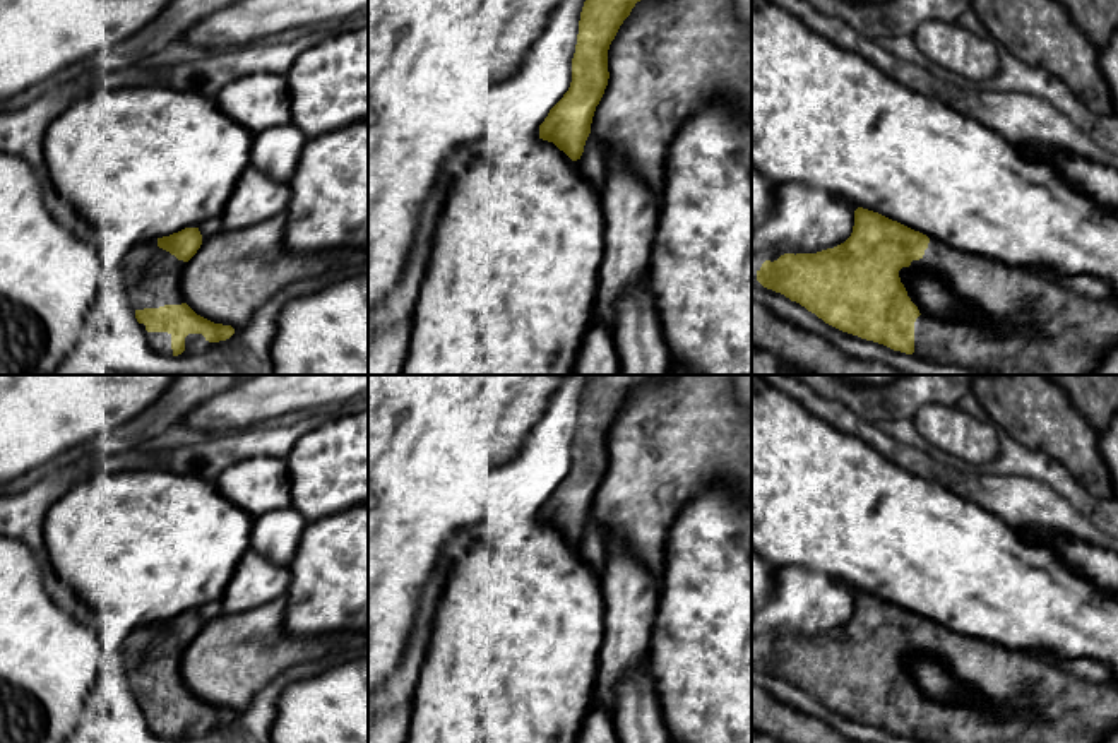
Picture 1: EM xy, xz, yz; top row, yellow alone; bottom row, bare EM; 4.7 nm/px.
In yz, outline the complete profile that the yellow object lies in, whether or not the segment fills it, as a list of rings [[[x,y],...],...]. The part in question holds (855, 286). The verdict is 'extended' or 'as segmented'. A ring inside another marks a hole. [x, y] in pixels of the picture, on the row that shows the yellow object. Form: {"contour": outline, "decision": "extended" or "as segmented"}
{"contour": [[[863,207],[854,211],[853,233],[844,243],[817,253],[784,253],[774,262],[765,260],[757,270],[757,281],[842,332],[914,354],[925,361],[990,375],[1092,375],[1106,351],[1118,344],[1118,305],[1062,288],[1029,269],[1008,267],[986,257],[943,247],[919,231]],[[916,270],[943,276],[955,296],[983,313],[983,322],[972,325],[966,320],[926,315],[907,284]]], "decision": "extended"}

